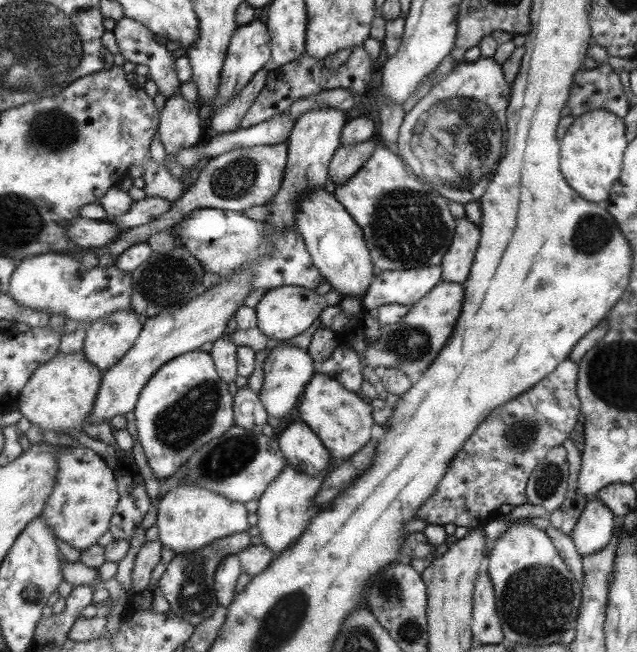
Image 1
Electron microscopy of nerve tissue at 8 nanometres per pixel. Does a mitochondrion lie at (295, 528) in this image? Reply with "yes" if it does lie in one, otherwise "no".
no

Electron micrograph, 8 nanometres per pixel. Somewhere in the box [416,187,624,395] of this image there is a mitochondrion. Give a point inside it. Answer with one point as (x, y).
(592, 232)

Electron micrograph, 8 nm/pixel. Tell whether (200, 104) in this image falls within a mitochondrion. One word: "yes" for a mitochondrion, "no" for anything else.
no

